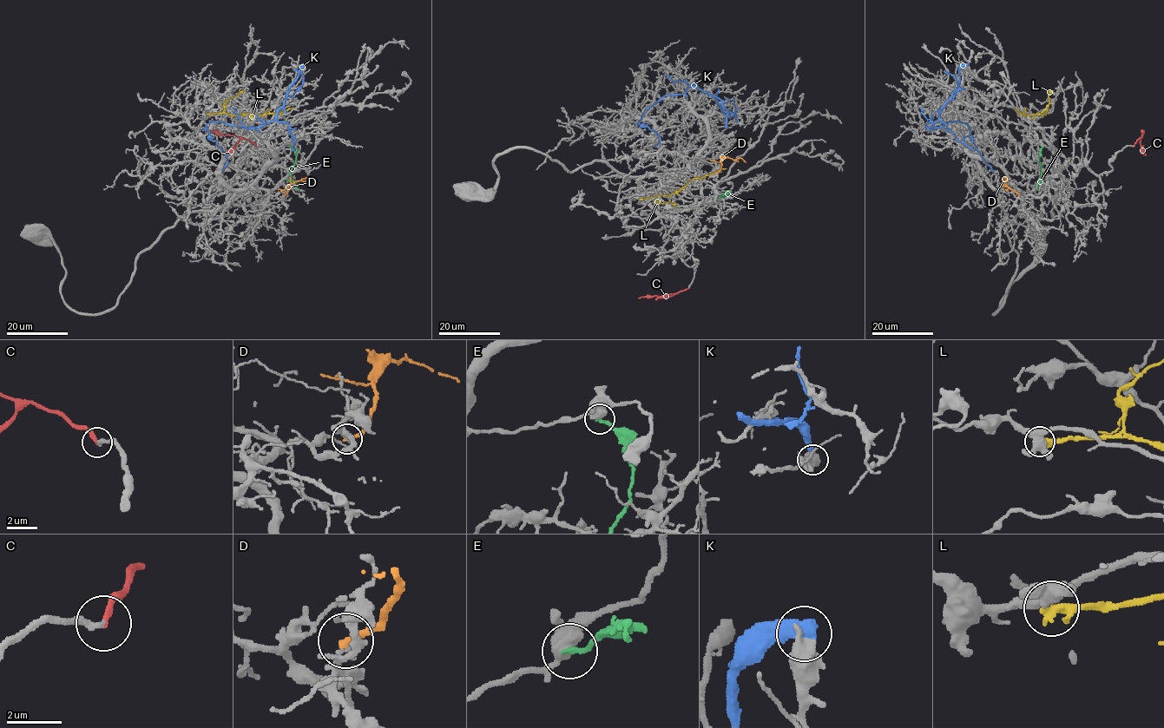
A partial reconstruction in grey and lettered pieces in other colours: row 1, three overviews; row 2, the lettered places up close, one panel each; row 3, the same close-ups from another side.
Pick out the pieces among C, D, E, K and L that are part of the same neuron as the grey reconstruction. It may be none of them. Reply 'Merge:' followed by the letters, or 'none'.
Merge: C

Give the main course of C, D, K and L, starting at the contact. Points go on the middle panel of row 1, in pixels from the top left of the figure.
C: (688, 288), (670, 296), (638, 298)
D: (716, 173), (724, 158), (734, 160), (741, 158), (746, 162)
K: (736, 121), (711, 95), (690, 86), (683, 94), (654, 102), (639, 121), (660, 136), (654, 147)
L: (640, 198), (670, 196), (693, 179), (726, 168)

